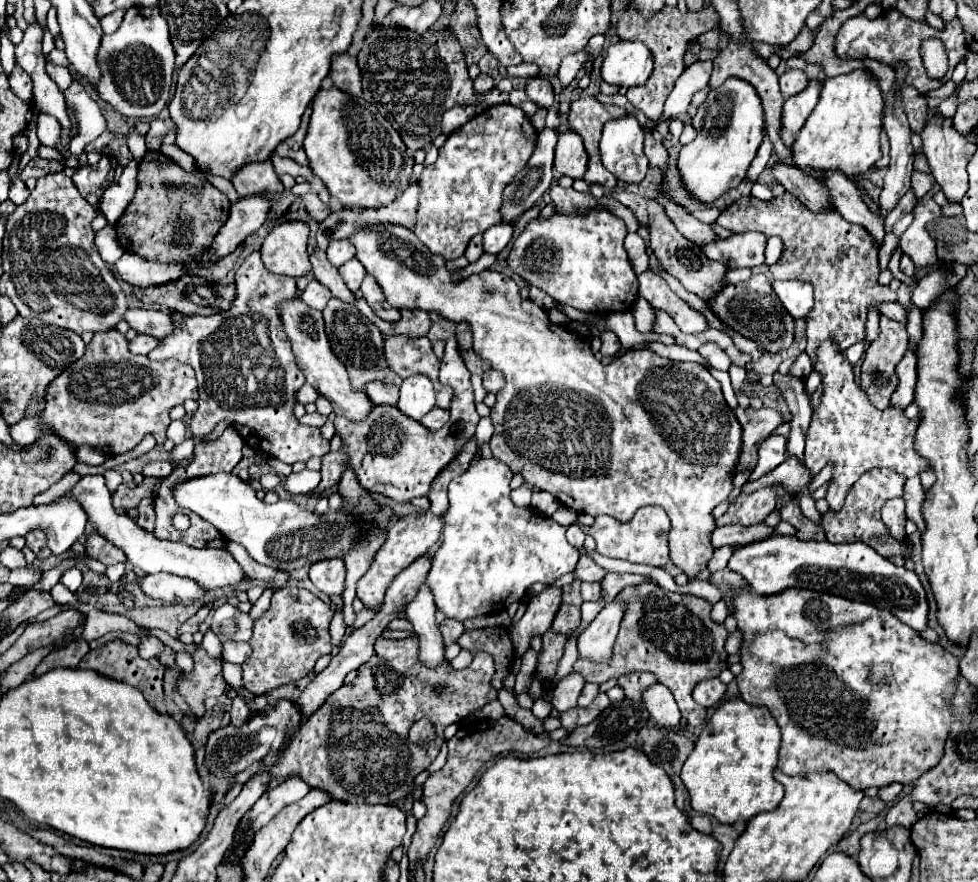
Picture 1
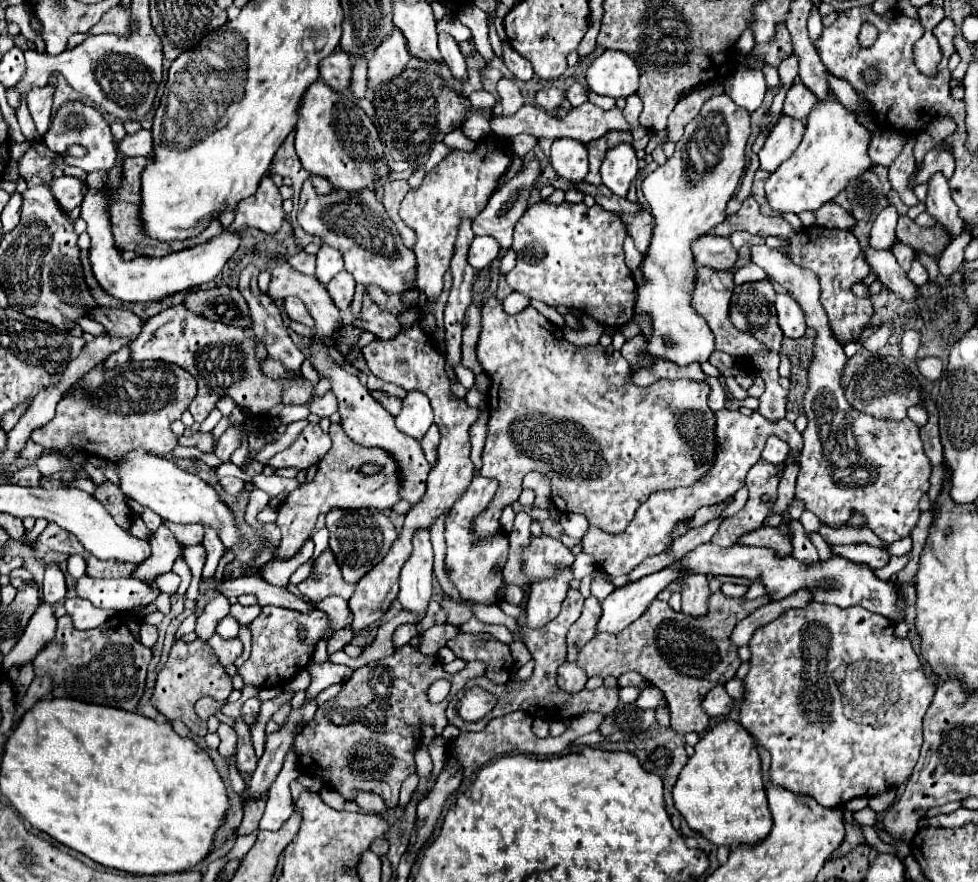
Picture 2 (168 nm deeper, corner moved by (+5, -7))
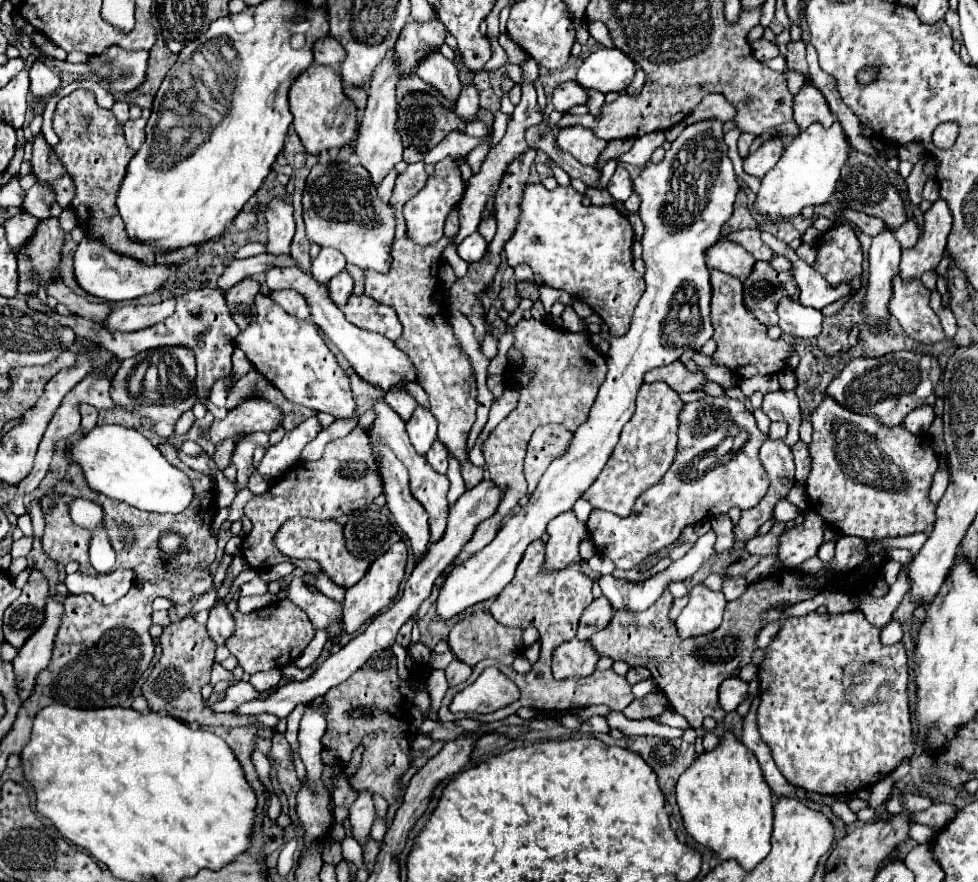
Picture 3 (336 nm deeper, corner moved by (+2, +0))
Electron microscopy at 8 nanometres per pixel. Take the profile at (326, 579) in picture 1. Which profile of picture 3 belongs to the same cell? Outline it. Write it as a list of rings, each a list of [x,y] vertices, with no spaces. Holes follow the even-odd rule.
[[[292,517],[284,527],[280,527],[276,535],[275,545],[279,551],[284,553],[290,559],[296,557],[310,557],[318,559],[320,565],[324,567],[324,573],[340,587],[348,589],[354,583],[358,583],[364,573],[368,571],[368,561],[360,559],[356,565],[356,559],[348,555],[348,549],[344,547],[344,535],[342,535],[342,525],[336,521],[312,521],[306,517]]]

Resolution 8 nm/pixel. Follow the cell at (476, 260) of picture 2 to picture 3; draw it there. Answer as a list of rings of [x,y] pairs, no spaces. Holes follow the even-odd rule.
[[[472,233],[468,239],[464,239],[464,243],[458,247],[458,255],[468,261],[468,263],[476,263],[484,257],[488,249],[488,243],[486,239],[480,235],[480,233]]]

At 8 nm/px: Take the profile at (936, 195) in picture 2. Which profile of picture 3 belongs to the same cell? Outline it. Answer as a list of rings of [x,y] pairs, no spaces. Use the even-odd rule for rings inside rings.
[[[944,199],[932,203],[924,213],[924,237],[912,251],[902,251],[900,271],[904,279],[920,277],[928,269],[936,269],[946,251],[946,239],[952,229],[952,211]]]

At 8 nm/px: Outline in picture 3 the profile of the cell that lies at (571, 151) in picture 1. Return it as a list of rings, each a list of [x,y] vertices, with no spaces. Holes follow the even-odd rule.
[[[564,127],[558,133],[558,147],[578,159],[582,165],[594,165],[598,153],[604,149],[606,141],[598,139],[592,131],[584,127]]]

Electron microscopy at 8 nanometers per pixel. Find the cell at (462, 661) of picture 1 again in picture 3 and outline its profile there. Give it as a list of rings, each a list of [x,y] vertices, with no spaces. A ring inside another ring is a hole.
[[[452,659],[452,663],[444,669],[446,671],[446,679],[448,679],[448,685],[458,685],[458,683],[464,683],[468,677],[470,677],[470,673],[472,673],[472,667],[470,665],[466,665],[466,663],[462,663],[460,659]]]

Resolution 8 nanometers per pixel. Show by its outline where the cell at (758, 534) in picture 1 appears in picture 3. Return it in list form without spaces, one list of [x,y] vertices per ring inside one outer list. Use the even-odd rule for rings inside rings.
[[[808,511],[802,525],[784,529],[778,541],[782,565],[788,569],[794,569],[808,557],[814,557],[818,547],[822,545],[824,527],[826,527],[824,519],[820,519],[820,515],[816,515],[814,511]]]

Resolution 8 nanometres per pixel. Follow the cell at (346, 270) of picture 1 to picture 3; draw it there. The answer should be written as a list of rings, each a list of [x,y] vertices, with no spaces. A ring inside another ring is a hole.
[[[342,271],[340,275],[332,277],[326,285],[328,285],[328,289],[330,289],[332,301],[334,301],[338,307],[344,307],[346,301],[348,301],[348,297],[352,295],[352,287],[354,287],[354,281],[352,281],[350,273],[348,273],[348,271]]]

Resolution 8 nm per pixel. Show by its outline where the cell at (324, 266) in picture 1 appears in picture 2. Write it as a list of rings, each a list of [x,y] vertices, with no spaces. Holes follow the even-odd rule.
[[[297,252],[297,254],[289,256],[289,264],[301,274],[309,274],[309,276],[315,274],[315,256],[311,256],[307,252]]]

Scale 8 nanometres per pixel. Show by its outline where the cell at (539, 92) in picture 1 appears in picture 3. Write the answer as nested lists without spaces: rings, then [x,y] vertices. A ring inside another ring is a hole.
[[[564,81],[560,83],[552,93],[552,105],[556,111],[566,113],[572,105],[586,103],[586,91],[576,81]]]

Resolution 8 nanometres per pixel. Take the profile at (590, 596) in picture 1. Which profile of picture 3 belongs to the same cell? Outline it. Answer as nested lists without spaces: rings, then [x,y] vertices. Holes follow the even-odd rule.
[[[598,597],[594,599],[582,613],[580,623],[578,623],[578,639],[588,639],[592,637],[596,631],[604,629],[606,623],[612,619],[612,605],[608,599]]]

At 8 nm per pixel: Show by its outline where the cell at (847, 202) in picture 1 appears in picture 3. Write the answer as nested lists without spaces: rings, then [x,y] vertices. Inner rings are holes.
[[[900,273],[892,277],[892,297],[888,309],[898,317],[902,329],[920,343],[942,341],[944,329],[938,315],[930,307],[930,291],[920,279],[902,279]]]

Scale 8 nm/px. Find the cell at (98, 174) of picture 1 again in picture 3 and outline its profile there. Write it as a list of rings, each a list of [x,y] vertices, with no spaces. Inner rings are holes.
[[[36,183],[28,189],[22,209],[32,213],[36,219],[48,219],[50,217],[50,205],[56,201],[56,193],[52,185],[48,183]]]

